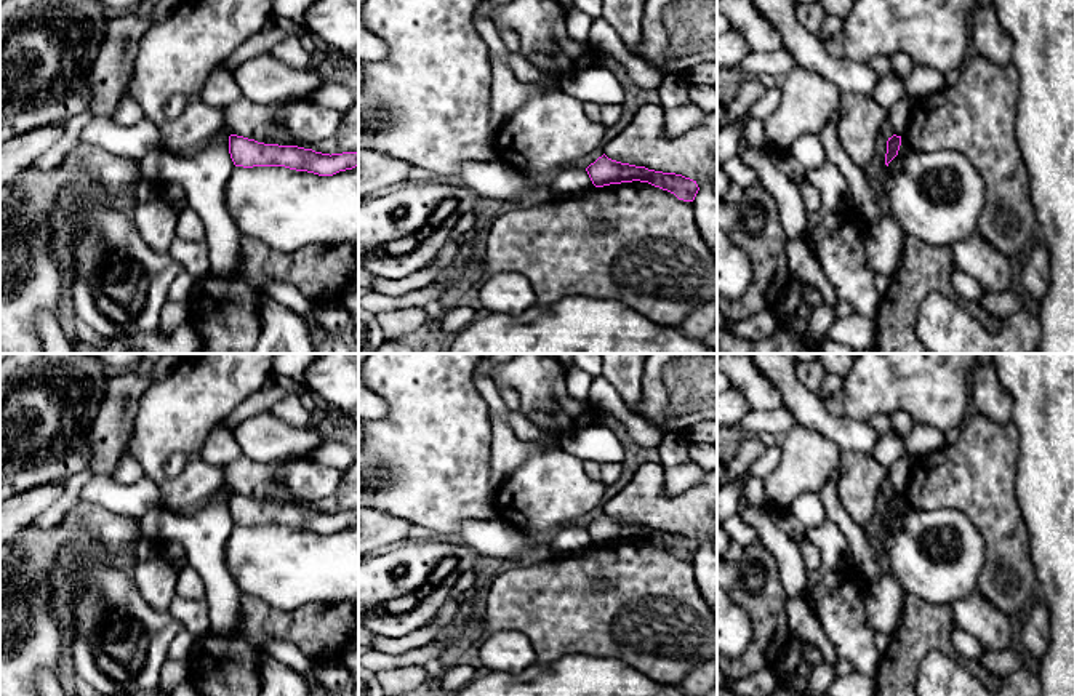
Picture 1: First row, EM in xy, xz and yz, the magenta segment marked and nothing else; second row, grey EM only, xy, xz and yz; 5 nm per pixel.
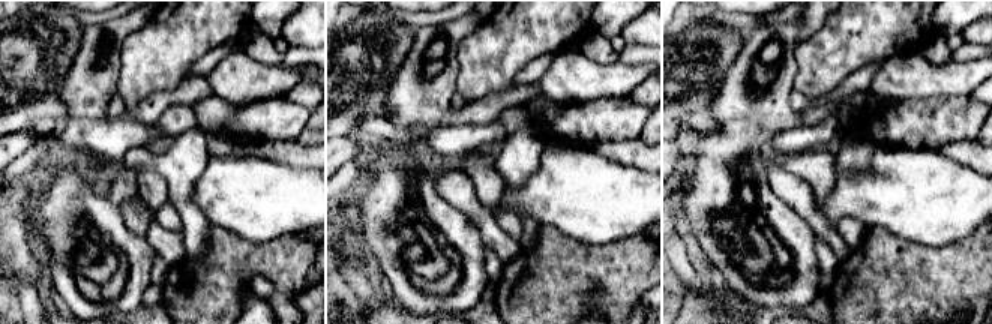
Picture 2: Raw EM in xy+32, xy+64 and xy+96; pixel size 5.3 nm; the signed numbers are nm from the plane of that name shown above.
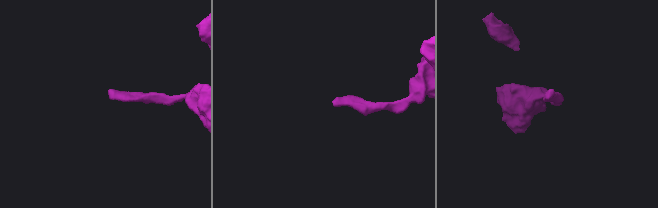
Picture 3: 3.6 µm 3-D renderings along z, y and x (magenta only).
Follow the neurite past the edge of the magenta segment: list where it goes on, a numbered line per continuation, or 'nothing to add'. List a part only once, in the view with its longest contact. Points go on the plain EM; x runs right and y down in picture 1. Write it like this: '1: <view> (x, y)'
nothing to add

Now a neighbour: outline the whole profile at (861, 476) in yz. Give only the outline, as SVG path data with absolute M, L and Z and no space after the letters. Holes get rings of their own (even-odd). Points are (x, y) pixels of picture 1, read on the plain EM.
M840 451L839 470L839 502L850 518L864 528L874 515L880 485L888 478L888 469L871 453Z

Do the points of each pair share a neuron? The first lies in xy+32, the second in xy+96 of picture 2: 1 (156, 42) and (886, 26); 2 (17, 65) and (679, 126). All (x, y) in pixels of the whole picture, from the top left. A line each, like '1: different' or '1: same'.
1: same
2: same

